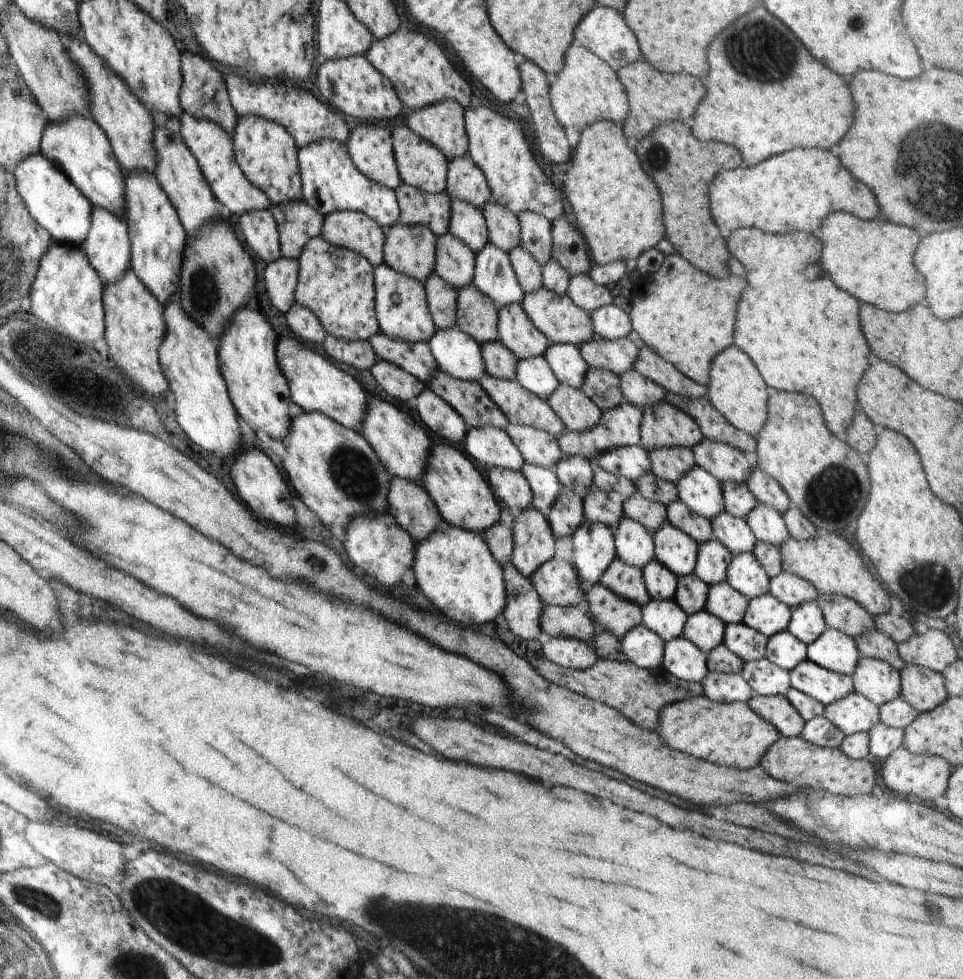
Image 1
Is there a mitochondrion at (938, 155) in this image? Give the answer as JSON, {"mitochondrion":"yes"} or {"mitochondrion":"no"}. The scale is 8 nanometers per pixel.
{"mitochondrion":"yes"}

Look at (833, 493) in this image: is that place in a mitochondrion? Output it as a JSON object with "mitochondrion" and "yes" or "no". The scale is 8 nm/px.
{"mitochondrion":"yes"}

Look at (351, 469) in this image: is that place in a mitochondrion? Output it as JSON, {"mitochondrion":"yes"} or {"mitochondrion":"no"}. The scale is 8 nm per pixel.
{"mitochondrion":"yes"}

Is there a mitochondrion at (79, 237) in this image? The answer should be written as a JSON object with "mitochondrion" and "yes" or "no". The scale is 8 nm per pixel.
{"mitochondrion":"no"}

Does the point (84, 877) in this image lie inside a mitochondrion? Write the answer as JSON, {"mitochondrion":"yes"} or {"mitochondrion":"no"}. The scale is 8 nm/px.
{"mitochondrion":"no"}

